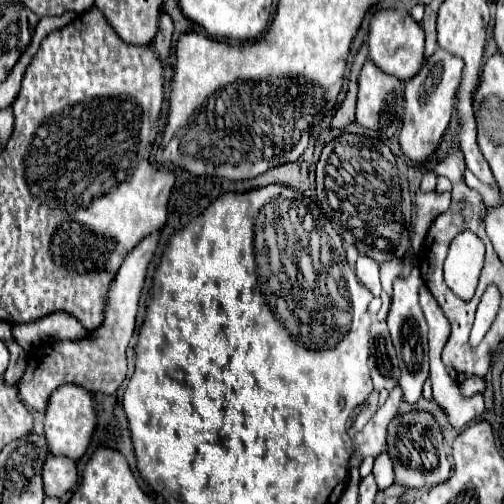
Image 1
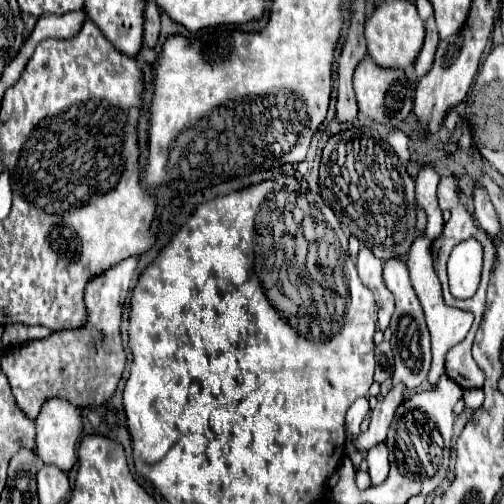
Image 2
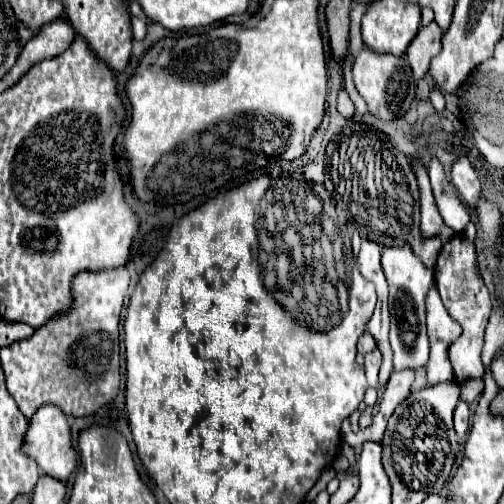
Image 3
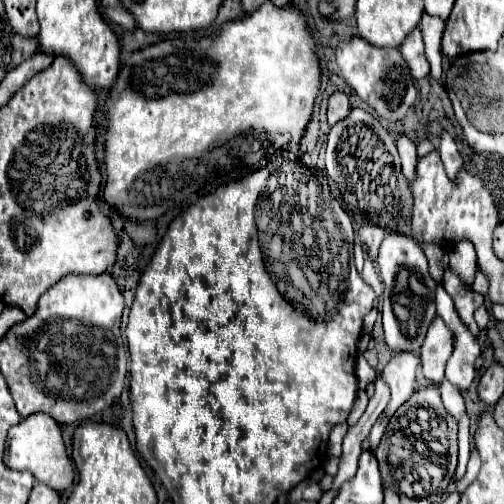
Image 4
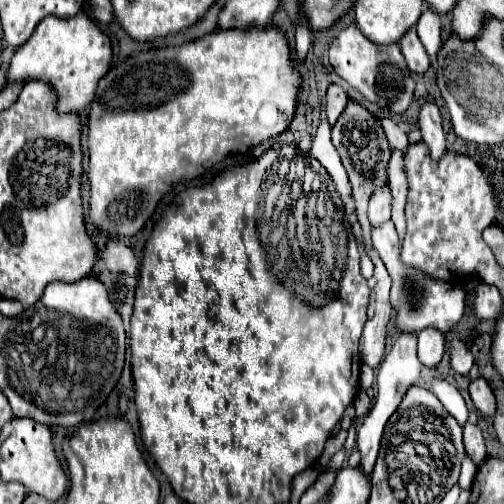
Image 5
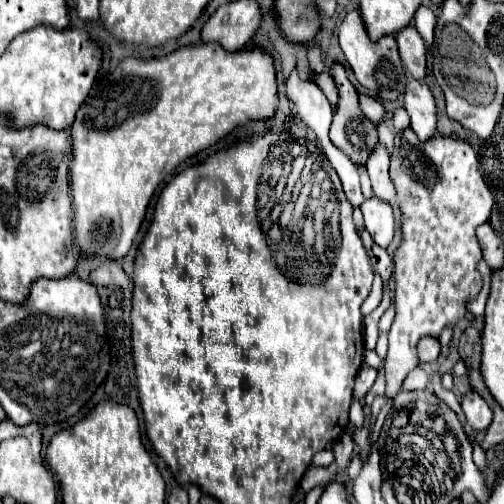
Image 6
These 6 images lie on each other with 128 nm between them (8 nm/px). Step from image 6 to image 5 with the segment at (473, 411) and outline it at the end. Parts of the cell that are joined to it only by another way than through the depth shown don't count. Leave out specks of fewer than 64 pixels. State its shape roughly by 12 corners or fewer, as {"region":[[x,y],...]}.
{"region":[[476,378],[468,392],[482,418],[494,416],[496,400],[484,378]]}

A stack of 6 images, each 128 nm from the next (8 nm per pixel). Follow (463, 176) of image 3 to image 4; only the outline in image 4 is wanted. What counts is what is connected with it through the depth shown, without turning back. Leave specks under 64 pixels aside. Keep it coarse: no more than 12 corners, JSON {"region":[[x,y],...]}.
{"region":[[446,130],[438,136],[436,152],[450,180],[456,178],[462,156]]}

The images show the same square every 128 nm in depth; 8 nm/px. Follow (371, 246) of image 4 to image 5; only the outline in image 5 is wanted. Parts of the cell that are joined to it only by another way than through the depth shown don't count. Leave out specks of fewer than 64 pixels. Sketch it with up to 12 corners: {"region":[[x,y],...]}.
{"region":[[374,188],[368,206],[370,226],[392,216],[392,188]]}

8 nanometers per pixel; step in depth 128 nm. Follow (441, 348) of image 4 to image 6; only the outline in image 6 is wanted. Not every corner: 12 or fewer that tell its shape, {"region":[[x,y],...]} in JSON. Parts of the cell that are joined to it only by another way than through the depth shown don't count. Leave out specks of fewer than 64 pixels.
{"region":[[422,338],[418,344],[420,362],[436,362],[440,342]]}

